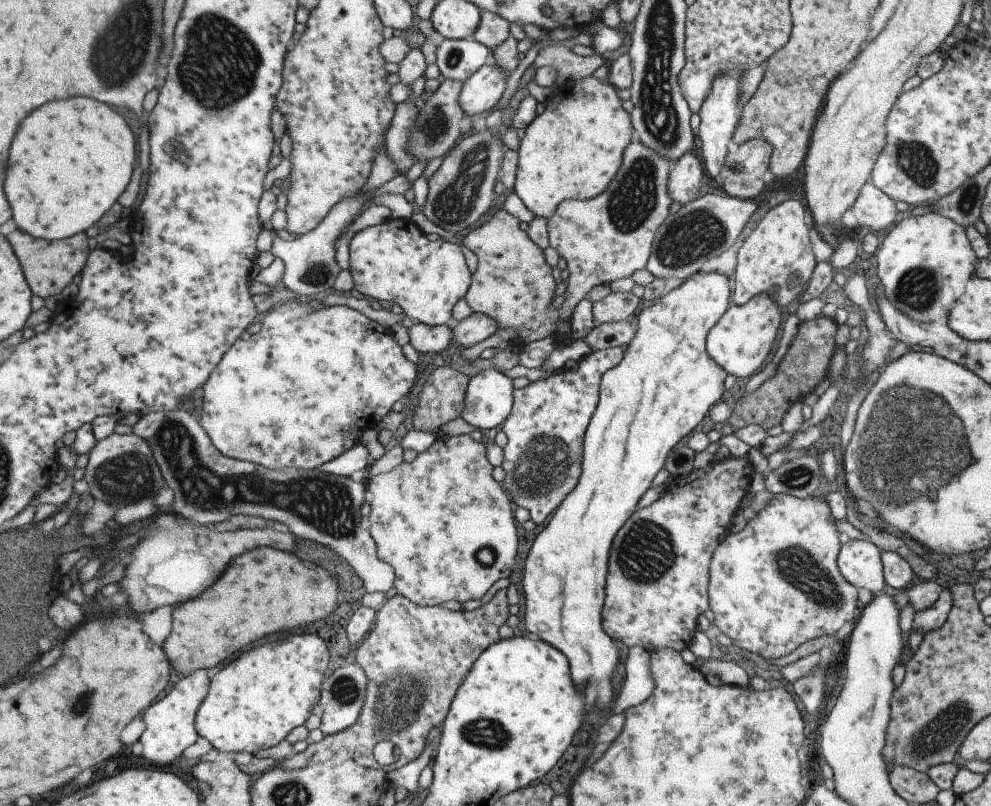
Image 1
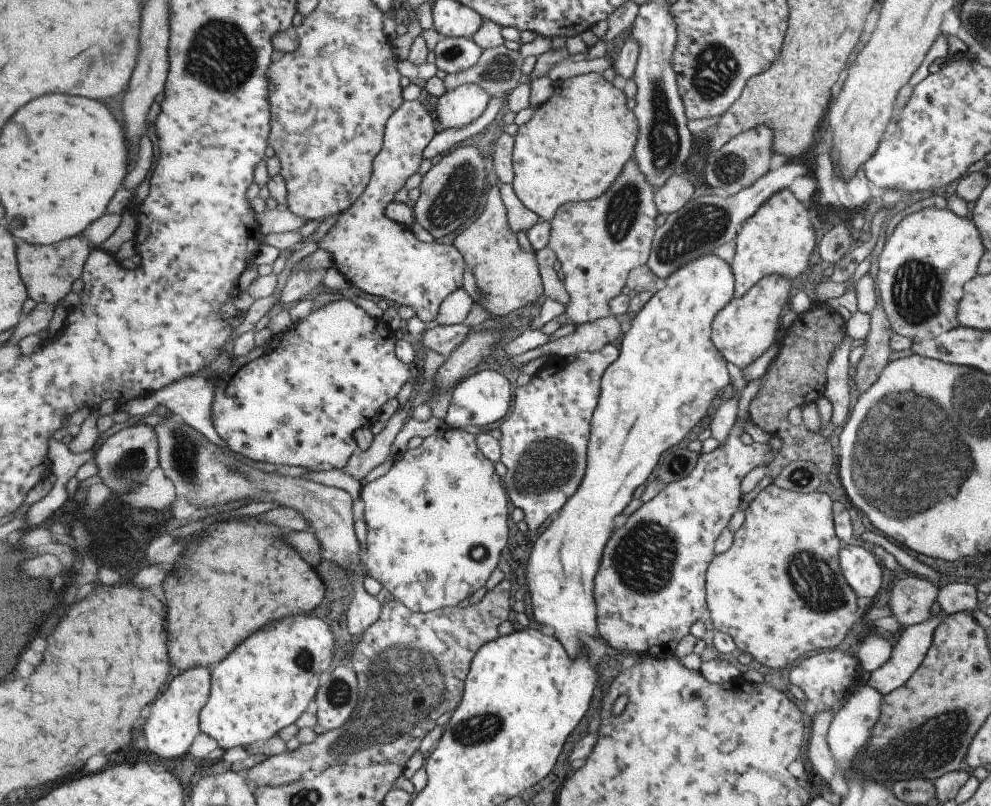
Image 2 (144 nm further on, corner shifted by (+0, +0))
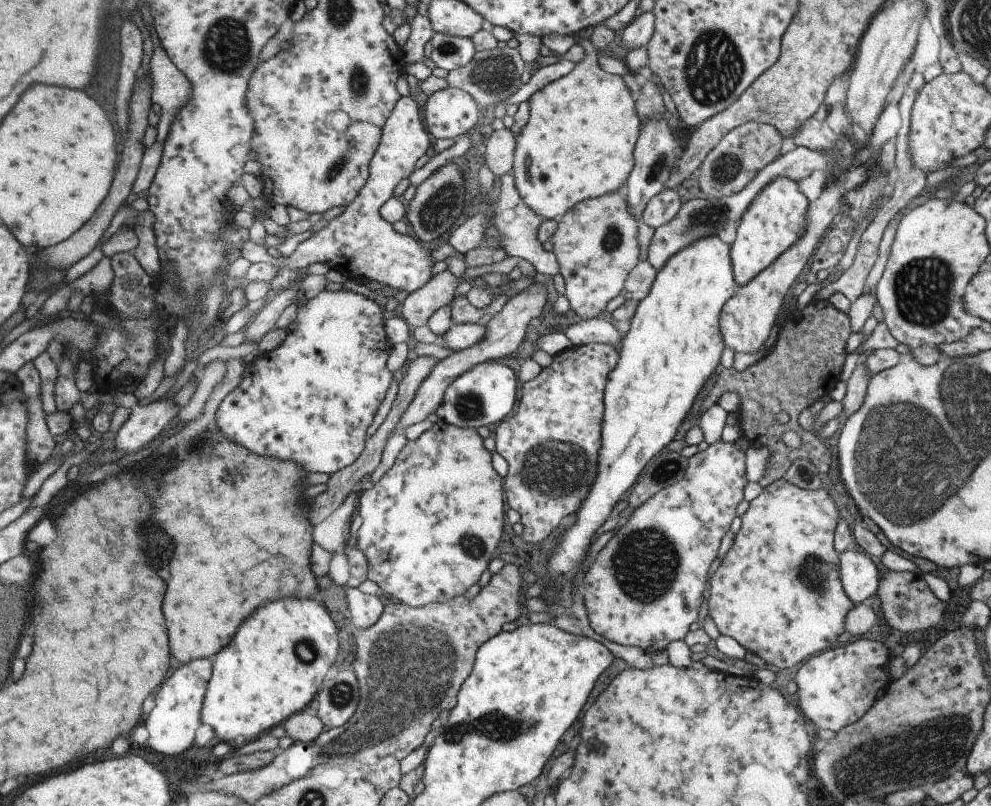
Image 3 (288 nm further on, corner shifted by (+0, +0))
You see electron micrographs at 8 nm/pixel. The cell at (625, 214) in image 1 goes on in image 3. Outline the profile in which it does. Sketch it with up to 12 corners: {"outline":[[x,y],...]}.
{"outline":[[623,190],[583,200],[551,240],[569,310],[593,320],[639,264]]}

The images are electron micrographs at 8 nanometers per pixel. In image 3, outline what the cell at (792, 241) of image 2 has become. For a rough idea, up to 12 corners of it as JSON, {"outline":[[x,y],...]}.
{"outline":[[775,178],[729,246],[745,286],[805,232],[809,200]]}

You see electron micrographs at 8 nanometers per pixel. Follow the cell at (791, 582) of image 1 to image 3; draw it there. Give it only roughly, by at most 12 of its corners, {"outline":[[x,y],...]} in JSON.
{"outline":[[775,480],[707,582],[765,664],[833,650],[855,606],[825,490]]}

